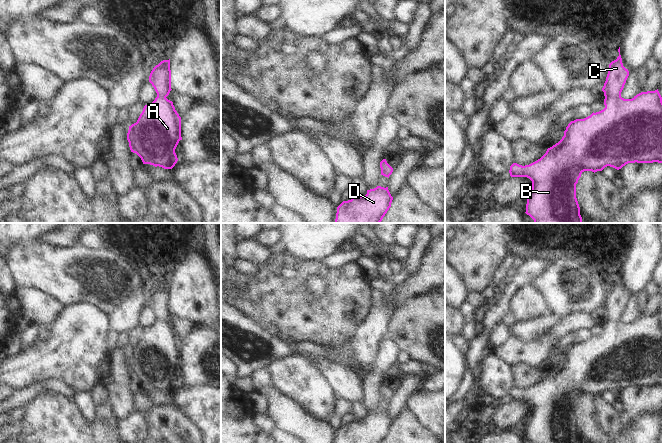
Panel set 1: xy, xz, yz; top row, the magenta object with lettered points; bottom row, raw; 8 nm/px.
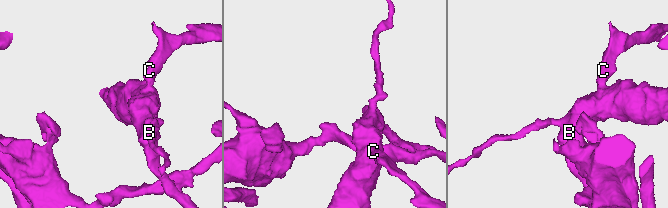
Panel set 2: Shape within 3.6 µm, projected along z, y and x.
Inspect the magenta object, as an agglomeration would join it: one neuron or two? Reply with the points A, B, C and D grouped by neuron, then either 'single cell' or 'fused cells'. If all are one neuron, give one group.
groups A B C D; single cell

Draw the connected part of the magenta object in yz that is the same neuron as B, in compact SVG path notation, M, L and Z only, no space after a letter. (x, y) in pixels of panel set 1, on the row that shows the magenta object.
M620 47L618 49L618 52L619 52L619 56L617 57L617 59L612 61L609 64L606 81L602 88L602 91L604 92L604 96L605 96L605 99L604 99L605 108L599 112L596 112L596 113L593 112L590 116L584 119L576 119L574 121L571 121L566 127L566 130L564 131L564 136L562 137L562 139L552 147L548 148L546 153L537 161L525 166L519 165L517 163L513 163L510 166L509 173L511 177L527 177L532 181L532 189L528 194L525 213L534 220L534 223L582 223L582 217L580 215L580 207L576 198L576 184L578 183L578 180L584 171L592 171L595 173L597 171L602 171L607 166L610 166L619 170L626 164L635 163L635 162L662 163L662 97L658 89L655 91L641 92L636 96L634 96L632 99L624 99L621 97L621 92L629 76L629 71L623 66L622 58L620 55Z

